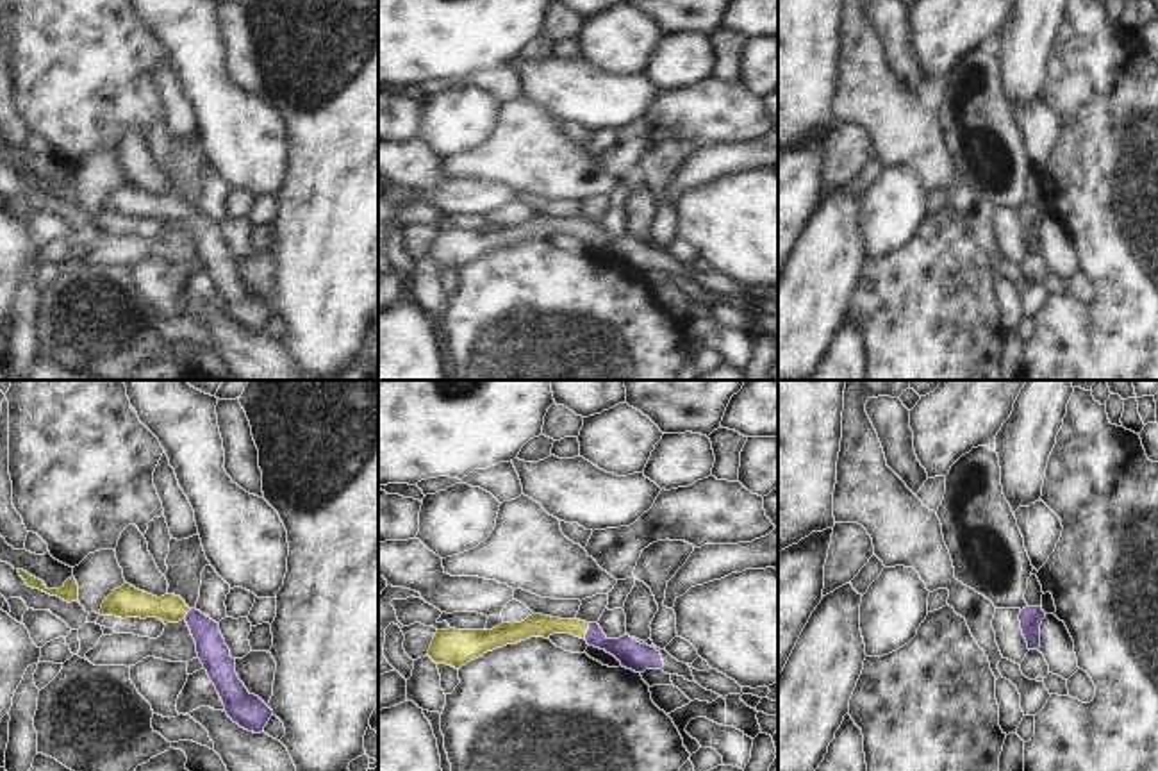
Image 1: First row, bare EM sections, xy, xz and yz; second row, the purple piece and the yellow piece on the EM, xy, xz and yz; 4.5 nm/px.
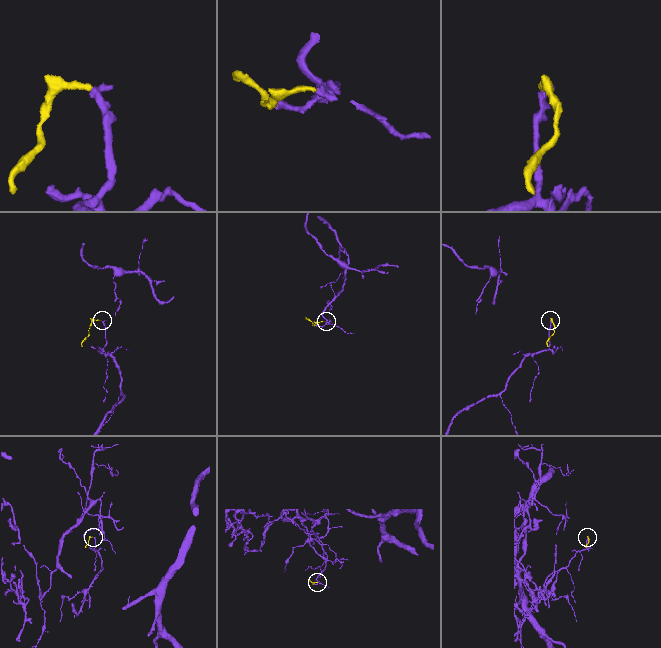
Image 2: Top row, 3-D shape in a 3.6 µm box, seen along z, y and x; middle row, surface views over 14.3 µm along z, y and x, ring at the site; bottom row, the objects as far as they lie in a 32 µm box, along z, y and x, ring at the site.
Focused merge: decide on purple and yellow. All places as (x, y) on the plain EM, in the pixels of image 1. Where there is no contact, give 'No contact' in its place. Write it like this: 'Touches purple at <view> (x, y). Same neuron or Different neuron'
Touches purple at xz (587, 231). Same neuron

